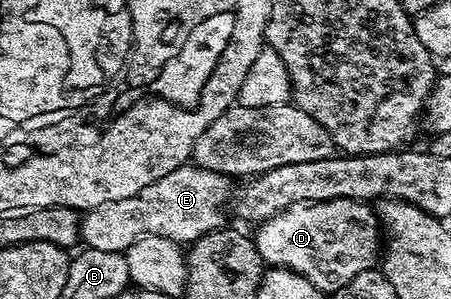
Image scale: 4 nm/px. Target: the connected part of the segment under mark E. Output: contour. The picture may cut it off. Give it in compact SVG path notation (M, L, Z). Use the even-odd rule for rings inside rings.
M186 162L180 168L171 170L163 178L159 178L151 186L139 190L131 198L119 198L115 202L103 202L103 206L88 209L81 216L81 244L85 248L95 250L111 250L124 252L130 248L140 236L162 236L168 240L176 240L182 246L188 246L203 234L214 232L226 223L224 204L230 203L234 195L234 181L224 172L216 172L213 168L198 168L192 162Z

